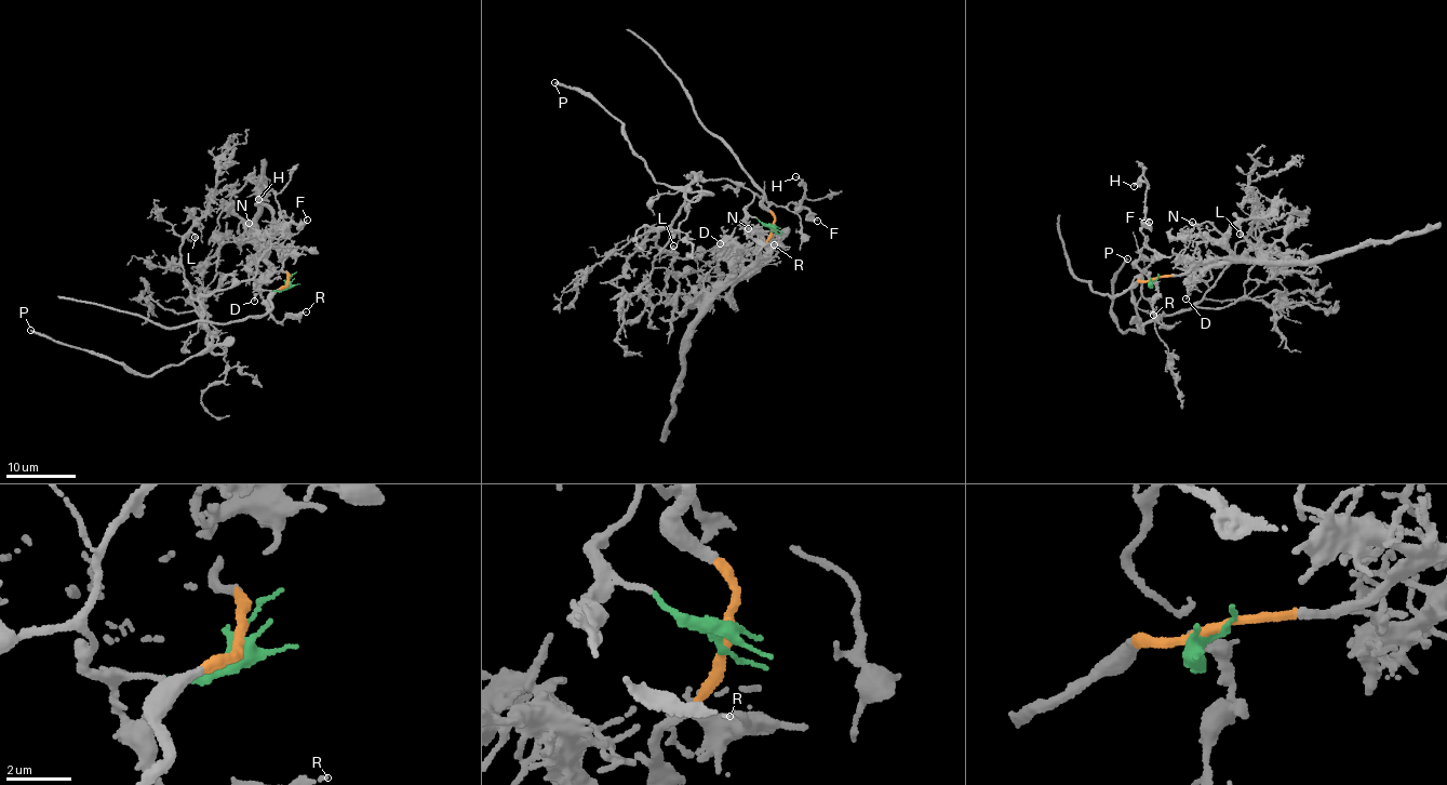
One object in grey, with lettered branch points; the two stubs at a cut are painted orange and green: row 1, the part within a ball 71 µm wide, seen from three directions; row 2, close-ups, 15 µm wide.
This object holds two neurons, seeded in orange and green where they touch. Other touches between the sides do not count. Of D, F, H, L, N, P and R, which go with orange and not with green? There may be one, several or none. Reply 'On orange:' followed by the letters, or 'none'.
On orange: D, N

